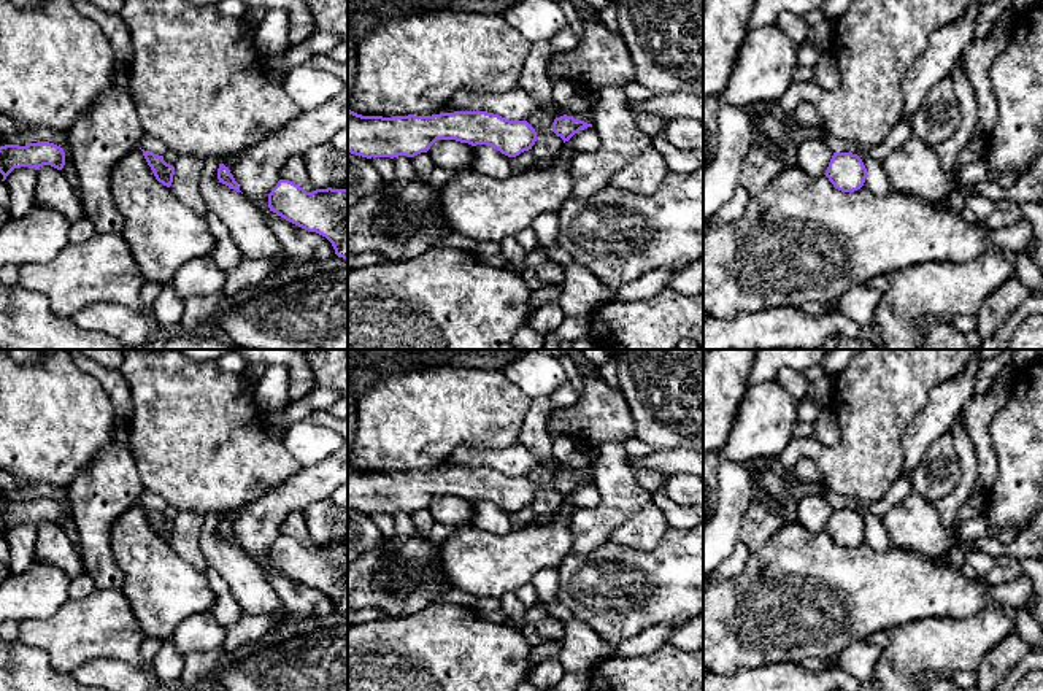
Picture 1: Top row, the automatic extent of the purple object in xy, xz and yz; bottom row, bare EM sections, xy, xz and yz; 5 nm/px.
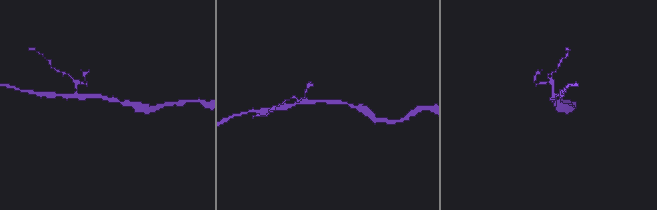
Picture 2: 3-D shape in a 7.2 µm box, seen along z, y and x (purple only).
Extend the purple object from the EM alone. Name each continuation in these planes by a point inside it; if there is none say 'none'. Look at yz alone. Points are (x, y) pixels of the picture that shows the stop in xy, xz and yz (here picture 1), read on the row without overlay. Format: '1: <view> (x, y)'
none

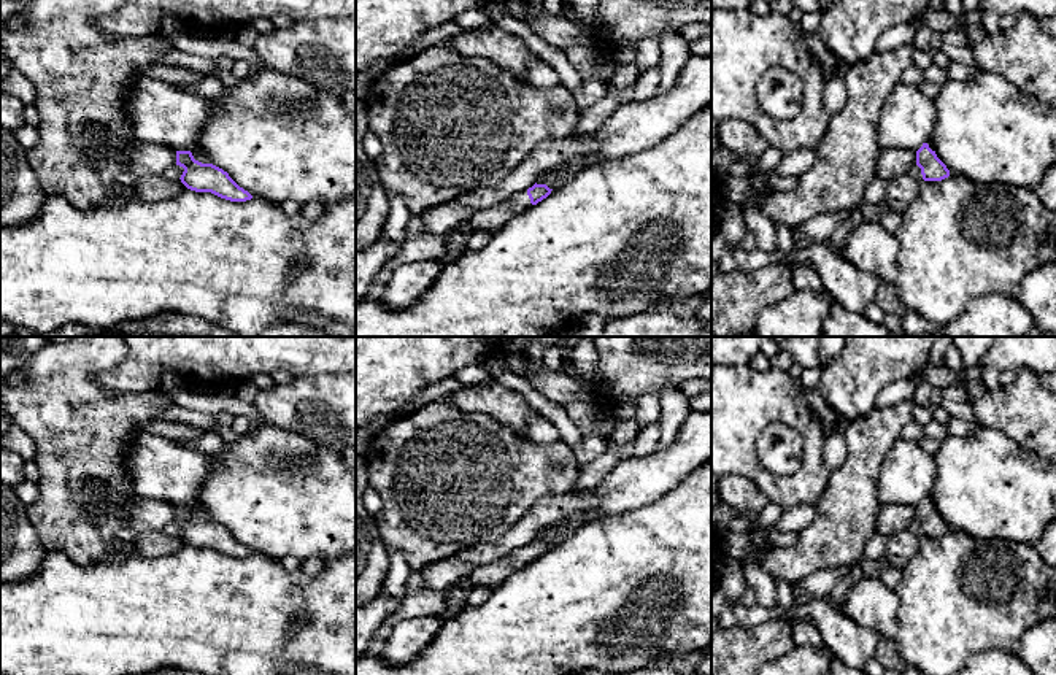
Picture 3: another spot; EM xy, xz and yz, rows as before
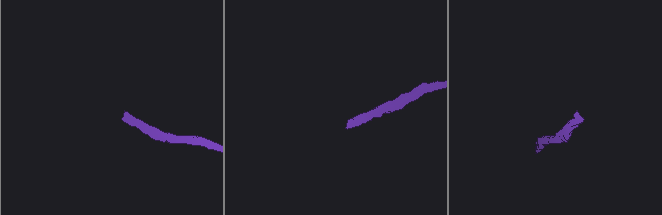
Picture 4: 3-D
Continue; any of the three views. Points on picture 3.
1: xz (494, 574)

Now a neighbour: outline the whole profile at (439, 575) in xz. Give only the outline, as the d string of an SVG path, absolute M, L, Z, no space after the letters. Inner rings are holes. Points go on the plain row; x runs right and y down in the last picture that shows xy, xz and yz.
M578 491L543 497L499 540L465 548L462 553L419 569L419 572L429 589L443 591L454 581L468 577L478 567L492 564L515 550L527 546L543 527L565 519L580 511L581 507L583 499Z

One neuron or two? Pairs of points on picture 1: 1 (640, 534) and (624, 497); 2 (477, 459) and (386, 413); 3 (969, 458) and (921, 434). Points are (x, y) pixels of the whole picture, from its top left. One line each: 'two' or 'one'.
1: two
2: two
3: two

